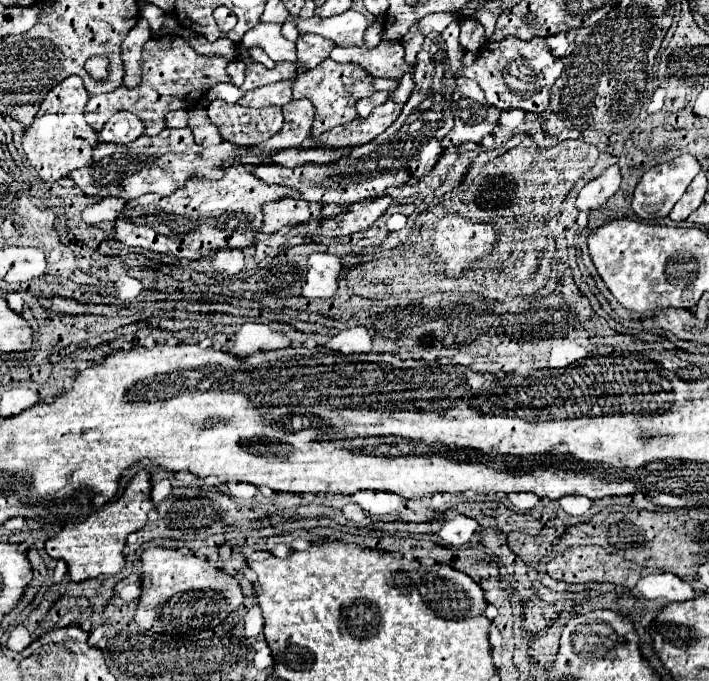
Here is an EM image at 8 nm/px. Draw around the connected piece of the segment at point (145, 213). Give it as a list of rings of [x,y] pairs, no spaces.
[[[230,164],[226,168],[224,176],[220,180],[190,180],[186,182],[184,188],[178,188],[172,196],[154,196],[154,194],[144,194],[140,198],[134,198],[126,202],[124,210],[120,212],[116,220],[116,230],[114,238],[124,242],[126,246],[140,246],[148,248],[154,252],[170,254],[176,256],[178,260],[198,260],[206,256],[210,250],[220,250],[220,248],[246,248],[254,242],[254,234],[260,230],[262,224],[262,212],[260,206],[270,200],[280,200],[284,196],[298,196],[296,190],[284,188],[284,186],[270,186],[258,180],[244,164]]]

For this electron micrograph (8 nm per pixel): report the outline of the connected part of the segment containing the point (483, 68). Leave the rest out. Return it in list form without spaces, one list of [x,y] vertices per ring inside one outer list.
[[[456,18],[442,32],[442,38],[446,42],[446,54],[450,60],[450,70],[456,78],[466,76],[478,82],[478,86],[486,94],[488,104],[496,106],[498,110],[520,108],[524,112],[544,112],[548,108],[550,88],[562,72],[562,62],[550,54],[550,48],[546,46],[544,38],[538,36],[534,40],[518,40],[518,36],[506,36],[506,40],[500,42],[486,42],[478,50],[478,58],[474,60],[474,64],[464,66],[459,35],[460,19]]]

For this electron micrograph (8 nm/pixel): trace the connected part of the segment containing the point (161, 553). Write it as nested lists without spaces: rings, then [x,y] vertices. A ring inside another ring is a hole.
[[[154,546],[148,548],[142,554],[142,594],[138,598],[138,606],[134,612],[134,622],[146,630],[158,630],[158,632],[166,632],[166,634],[180,634],[182,628],[190,628],[190,624],[194,624],[194,632],[202,632],[208,628],[214,628],[216,622],[222,622],[232,610],[236,610],[244,596],[242,596],[242,588],[236,582],[234,576],[214,568],[210,562],[196,558],[192,552],[188,552],[188,548],[162,548],[162,546]]]

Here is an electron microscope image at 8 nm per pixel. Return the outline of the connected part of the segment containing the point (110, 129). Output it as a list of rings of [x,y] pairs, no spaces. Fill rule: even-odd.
[[[118,112],[112,114],[108,124],[100,132],[102,142],[114,142],[114,144],[130,144],[138,136],[144,134],[144,122],[138,120],[130,112]]]

